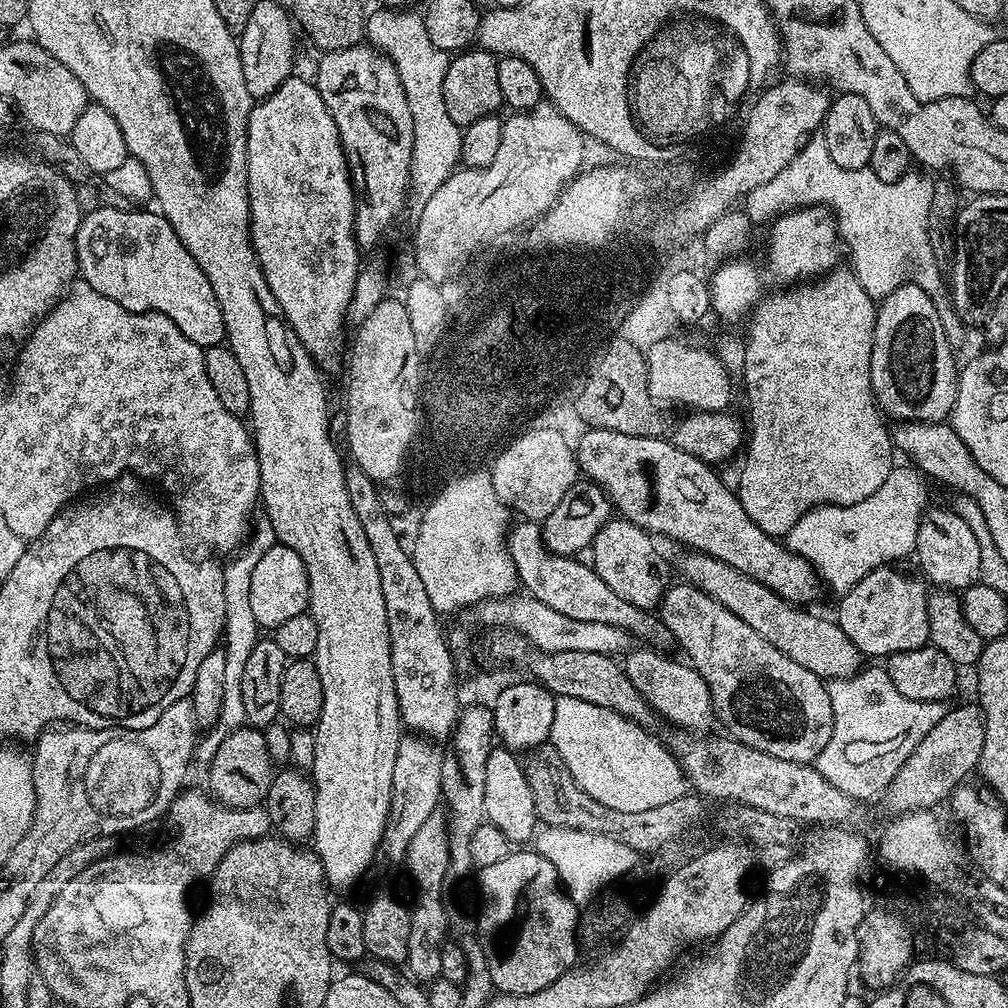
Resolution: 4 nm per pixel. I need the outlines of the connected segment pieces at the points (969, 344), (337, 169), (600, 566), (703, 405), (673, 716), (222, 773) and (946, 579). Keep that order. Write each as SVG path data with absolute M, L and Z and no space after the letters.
M813 138L800 149L779 174L762 186L751 191L744 199L744 211L749 215L751 223L769 223L777 216L796 208L825 207L832 211L836 217L837 235L841 243L849 249L851 271L859 280L859 284L875 300L881 300L889 296L894 289L906 281L918 285L921 290L934 302L934 308L938 313L938 320L942 324L942 330L946 340L950 343L951 354L955 359L957 369L970 366L975 358L981 356L986 350L987 340L984 331L977 325L967 325L961 322L956 312L957 307L952 304L950 296L944 284L946 278L943 270L938 268L934 260L934 254L928 242L928 215L934 194L934 178L925 171L910 170L903 174L894 183L886 183L878 178L871 168L859 168L858 170L845 170L838 166L830 158L829 151L821 139Z
M293 74L289 76L286 82L282 82L282 86L278 86L278 90L274 90L274 94L270 94L262 101L253 103L252 113L248 119L248 201L250 202L250 218L252 219L250 229L252 245L256 251L262 274L266 278L278 306L284 312L284 319L288 321L288 324L294 330L294 334L298 334L302 346L306 346L306 350L311 354L317 365L325 373L332 372L339 364L341 367L342 357L346 352L344 328L346 329L350 294L354 294L354 282L362 267L362 259L360 260L362 249L356 243L356 230L354 228L356 191L352 188L352 175L348 173L348 159L340 141L338 126L334 126L334 118L330 118L330 110L326 110L326 102L322 102L322 94L318 94L315 83L311 79L303 80L299 74Z
M623 518L608 520L591 542L594 550L593 568L598 578L602 578L602 582L606 582L606 586L610 586L618 598L630 602L630 606L659 609L660 600L673 583L673 565L656 549L655 543L657 541L652 533L645 532L637 524L631 524Z
M656 339L648 347L644 357L648 390L653 400L664 406L681 404L692 412L722 412L732 400L734 383L728 376L726 367L719 361L715 351L695 348L680 340Z
M651 646L633 647L623 657L626 678L634 682L634 690L652 707L661 721L669 720L676 730L708 730L714 724L712 699L706 682L696 673L691 663L683 659L671 660L668 654Z
M241 726L230 731L222 740L207 770L207 789L218 802L238 809L259 807L268 797L274 775L274 763L266 748L263 731L251 726Z
M929 507L918 526L915 559L920 559L919 571L940 590L963 590L981 579L980 567L984 564L984 552L976 532L956 512L948 508Z

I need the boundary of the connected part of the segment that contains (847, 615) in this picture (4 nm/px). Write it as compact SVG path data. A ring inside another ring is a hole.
M900 566L875 568L862 578L862 582L839 597L840 609L834 613L834 619L842 634L858 646L861 657L887 658L902 650L918 650L929 643L929 593L924 592L925 581L916 576L903 572Z

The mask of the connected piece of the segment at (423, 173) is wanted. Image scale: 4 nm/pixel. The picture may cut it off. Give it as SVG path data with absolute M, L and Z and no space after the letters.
M381 6L377 12L367 13L366 40L373 48L385 52L394 62L394 70L398 70L398 78L402 82L402 90L406 90L406 103L410 106L410 118L414 118L414 146L412 147L412 161L410 162L410 178L408 179L407 211L413 217L422 214L426 202L430 202L430 194L450 178L450 174L457 171L460 164L462 150L461 128L450 119L446 110L446 102L442 98L442 78L446 78L446 70L450 59L449 53L438 50L434 42L430 42L430 34L426 34L426 22L419 11L397 10Z

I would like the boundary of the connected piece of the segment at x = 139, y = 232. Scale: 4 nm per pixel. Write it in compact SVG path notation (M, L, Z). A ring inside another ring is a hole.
M93 207L93 212L81 219L76 235L76 266L79 275L98 294L106 294L113 302L118 302L131 312L161 312L166 314L202 349L213 348L215 344L225 343L222 310L218 306L218 298L214 298L214 290L210 286L210 278L202 274L202 266L194 262L190 250L182 246L182 238L174 232L174 226L159 211L140 212L144 210L120 210L110 207Z

